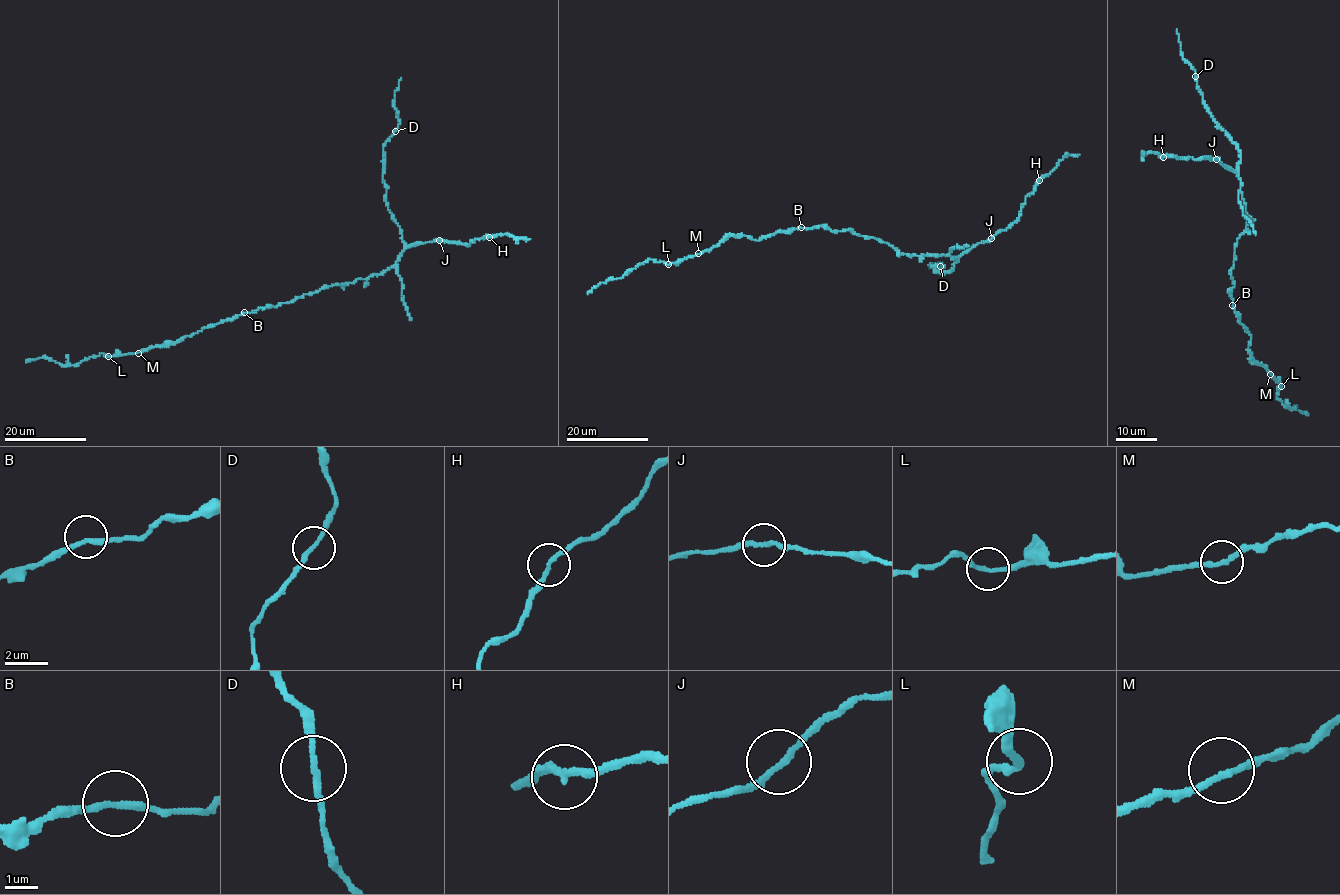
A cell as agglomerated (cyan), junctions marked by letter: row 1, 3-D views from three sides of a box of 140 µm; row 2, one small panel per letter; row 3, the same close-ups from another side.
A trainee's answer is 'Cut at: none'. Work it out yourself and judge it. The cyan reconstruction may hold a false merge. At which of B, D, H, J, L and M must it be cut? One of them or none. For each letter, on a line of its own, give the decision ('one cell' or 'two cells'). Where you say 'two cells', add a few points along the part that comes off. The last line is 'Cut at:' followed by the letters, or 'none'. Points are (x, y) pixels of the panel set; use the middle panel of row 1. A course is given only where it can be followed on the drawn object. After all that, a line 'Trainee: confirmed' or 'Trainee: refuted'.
B: one cell
D: one cell
H: one cell
J: one cell
L: one cell
M: one cell
Cut at: none
Trainee: confirmed

